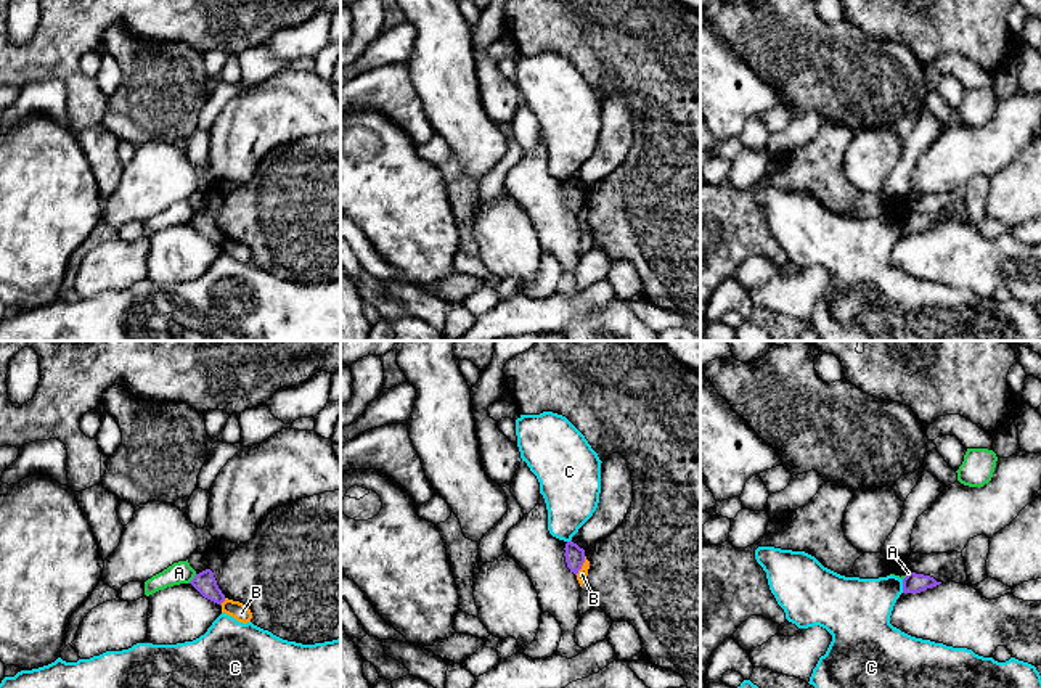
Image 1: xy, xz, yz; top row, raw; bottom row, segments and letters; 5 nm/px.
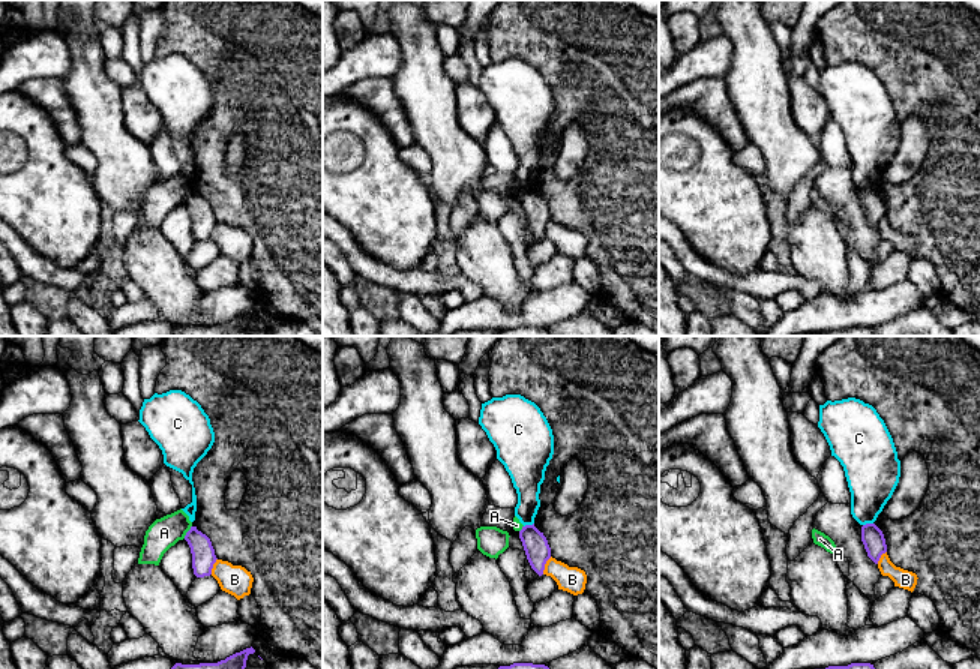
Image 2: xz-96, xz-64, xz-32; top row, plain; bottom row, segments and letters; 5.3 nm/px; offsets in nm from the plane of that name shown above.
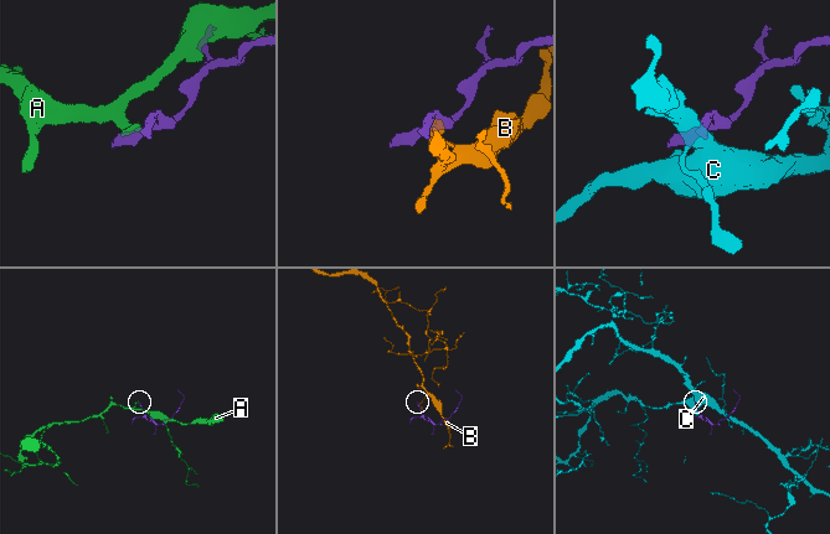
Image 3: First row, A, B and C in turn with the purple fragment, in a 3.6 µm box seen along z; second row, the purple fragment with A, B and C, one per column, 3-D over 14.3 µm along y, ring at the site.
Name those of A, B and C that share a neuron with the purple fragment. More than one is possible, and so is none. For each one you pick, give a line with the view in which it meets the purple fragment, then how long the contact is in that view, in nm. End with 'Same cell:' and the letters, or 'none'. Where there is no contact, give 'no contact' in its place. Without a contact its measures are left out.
Same cell: none

